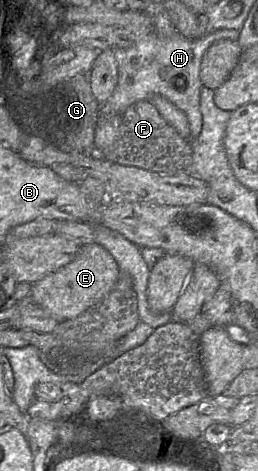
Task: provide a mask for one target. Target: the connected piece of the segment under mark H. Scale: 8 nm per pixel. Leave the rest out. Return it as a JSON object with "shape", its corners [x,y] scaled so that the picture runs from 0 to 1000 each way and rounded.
{"shape":[[[864,62],[810,68],[767,83],[713,79],[694,68],[640,81],[593,64],[550,83],[527,85],[500,102],[438,106],[457,140],[457,174],[430,206],[399,221],[403,234],[469,242],[500,225],[620,200],[717,240],[736,270],[736,299],[748,299],[783,274],[775,202],[787,178],[775,142],[787,117],[853,85],[922,89],[926,74],[930,66]]]}

